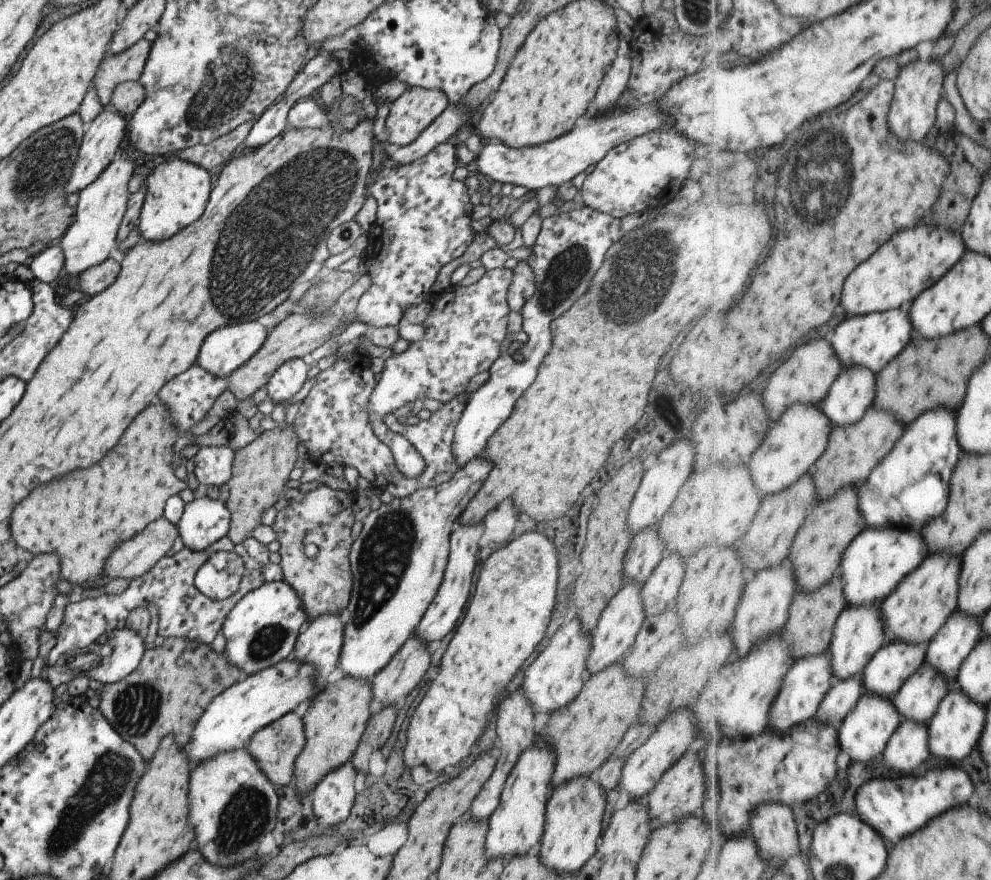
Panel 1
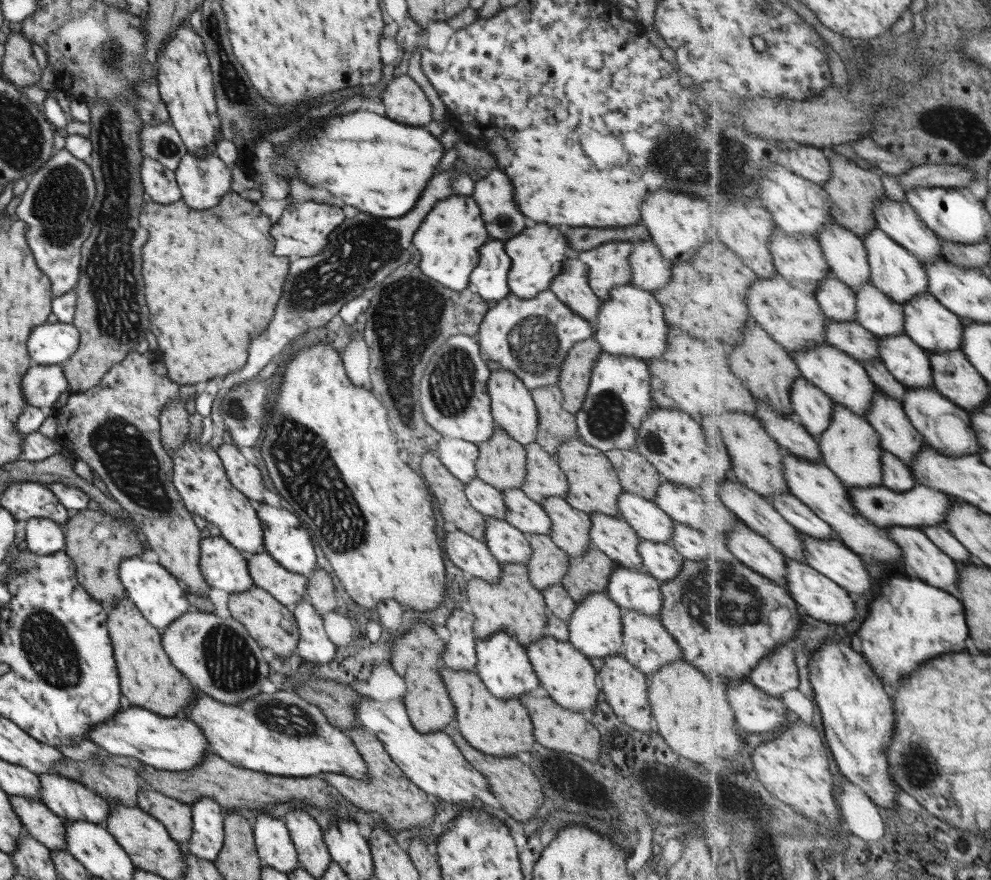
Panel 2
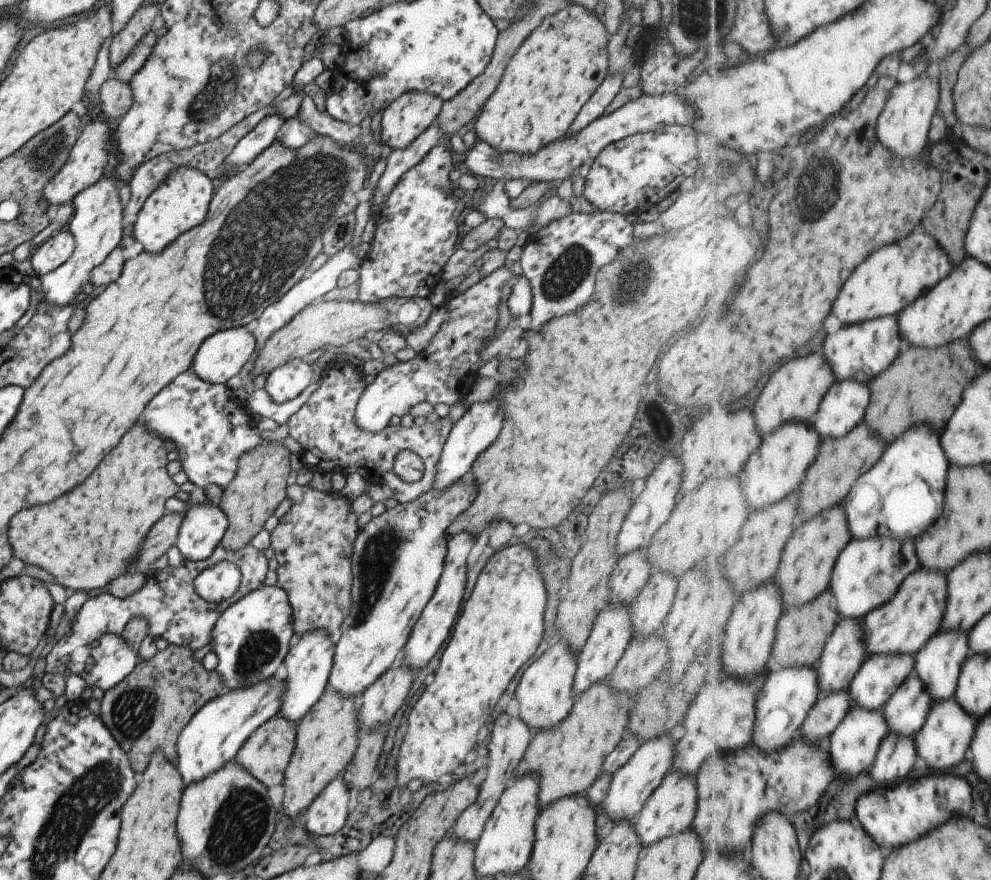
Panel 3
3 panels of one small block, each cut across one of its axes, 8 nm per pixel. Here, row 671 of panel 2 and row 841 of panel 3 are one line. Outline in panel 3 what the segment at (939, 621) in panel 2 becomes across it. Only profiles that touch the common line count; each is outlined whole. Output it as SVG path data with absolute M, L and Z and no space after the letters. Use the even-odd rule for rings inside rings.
M925 776L917 780L904 779L895 788L887 786L887 792L869 792L859 797L856 813L869 836L883 848L907 846L941 824L949 822L953 816L967 816L973 810L973 792L963 778L955 776Z

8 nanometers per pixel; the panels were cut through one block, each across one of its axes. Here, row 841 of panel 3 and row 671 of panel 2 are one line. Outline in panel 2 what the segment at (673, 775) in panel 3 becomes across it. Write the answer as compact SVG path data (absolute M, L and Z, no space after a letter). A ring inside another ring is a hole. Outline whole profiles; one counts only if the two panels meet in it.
M620 609L620 611L623 640L621 656L633 668L636 668L647 677L655 674L665 664L682 660L681 649L677 646L675 639L663 628L659 618L645 616L645 614L639 614L635 610Z

